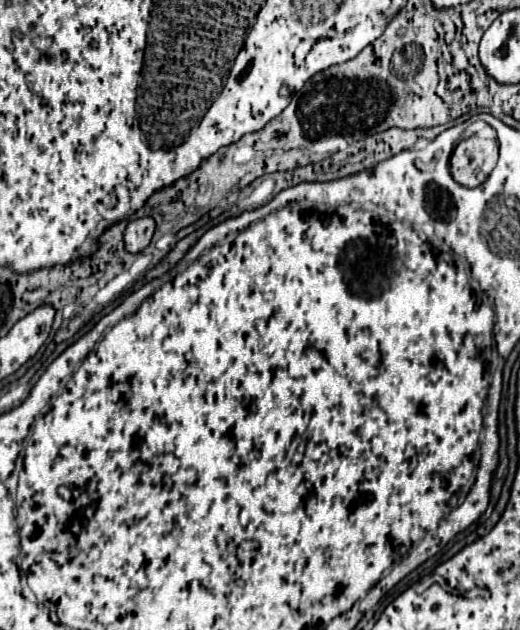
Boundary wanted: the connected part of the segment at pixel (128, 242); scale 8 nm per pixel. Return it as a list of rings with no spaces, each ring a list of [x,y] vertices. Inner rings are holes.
[[[151,217],[129,221],[123,233],[125,249],[129,253],[141,253],[151,243],[153,233],[155,233],[155,221],[151,221]]]

